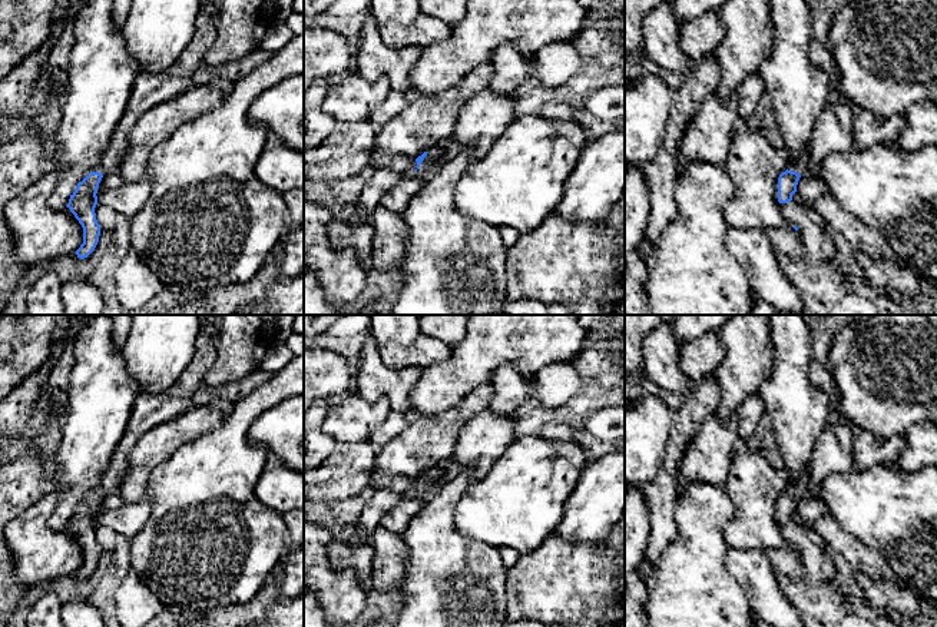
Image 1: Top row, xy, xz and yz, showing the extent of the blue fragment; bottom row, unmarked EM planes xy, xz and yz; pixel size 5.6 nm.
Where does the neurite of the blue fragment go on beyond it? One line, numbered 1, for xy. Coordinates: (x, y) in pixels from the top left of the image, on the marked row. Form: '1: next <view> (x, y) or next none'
1: next xy (149, 89)

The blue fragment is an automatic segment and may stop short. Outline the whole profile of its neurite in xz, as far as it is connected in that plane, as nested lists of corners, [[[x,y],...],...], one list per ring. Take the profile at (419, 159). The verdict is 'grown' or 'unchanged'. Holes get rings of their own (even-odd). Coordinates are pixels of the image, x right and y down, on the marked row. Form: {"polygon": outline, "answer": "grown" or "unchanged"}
{"polygon": [[[433,147],[428,152],[424,152],[421,156],[415,159],[417,162],[417,173],[424,179],[428,180],[438,169],[438,160],[443,157],[444,150],[438,147]]], "answer": "grown"}

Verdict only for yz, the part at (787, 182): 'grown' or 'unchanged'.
grown

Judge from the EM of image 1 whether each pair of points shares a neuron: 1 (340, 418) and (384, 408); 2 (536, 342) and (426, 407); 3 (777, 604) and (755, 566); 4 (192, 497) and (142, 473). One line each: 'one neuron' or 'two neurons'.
1: one neuron
2: one neuron
3: one neuron
4: two neurons

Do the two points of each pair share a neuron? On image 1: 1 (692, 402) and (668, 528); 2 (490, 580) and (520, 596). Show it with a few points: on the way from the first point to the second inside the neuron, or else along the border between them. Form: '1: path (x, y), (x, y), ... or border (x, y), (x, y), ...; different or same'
1: path (681, 434), (669, 464), (665, 497); same
2: border (509, 570), (506, 580), (506, 611); different

